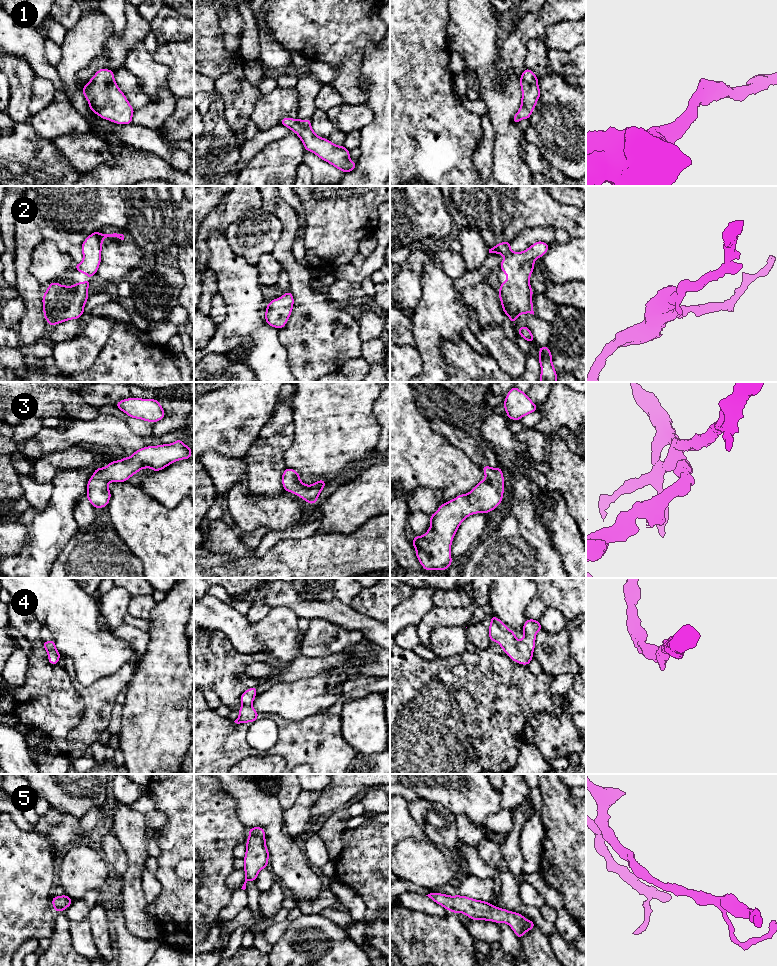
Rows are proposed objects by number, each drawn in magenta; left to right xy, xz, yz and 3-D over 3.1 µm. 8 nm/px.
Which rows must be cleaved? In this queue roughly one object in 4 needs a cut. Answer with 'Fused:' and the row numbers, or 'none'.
Fused: none

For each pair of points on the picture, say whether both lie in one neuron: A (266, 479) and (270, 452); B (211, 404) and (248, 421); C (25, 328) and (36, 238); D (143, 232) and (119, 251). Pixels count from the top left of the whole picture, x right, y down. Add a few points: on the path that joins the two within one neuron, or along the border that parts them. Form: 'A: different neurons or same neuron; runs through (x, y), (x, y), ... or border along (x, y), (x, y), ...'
A: same neuron; runs through (266, 472), (266, 459)
B: same neuron; runs through (220, 413), (225, 418), (239, 418)
C: same neuron; runs through (31, 306), (31, 295), (23, 275), (23, 260)
D: different neurons; border along (125, 227), (135, 243), (144, 251)

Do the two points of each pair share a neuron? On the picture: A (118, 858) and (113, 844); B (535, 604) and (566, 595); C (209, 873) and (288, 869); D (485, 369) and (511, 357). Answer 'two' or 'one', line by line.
A: one
B: one
C: two
D: two

